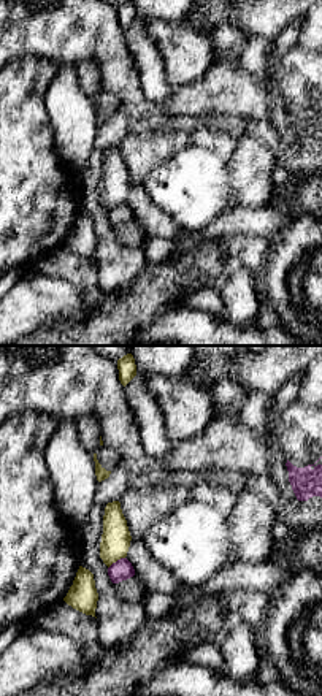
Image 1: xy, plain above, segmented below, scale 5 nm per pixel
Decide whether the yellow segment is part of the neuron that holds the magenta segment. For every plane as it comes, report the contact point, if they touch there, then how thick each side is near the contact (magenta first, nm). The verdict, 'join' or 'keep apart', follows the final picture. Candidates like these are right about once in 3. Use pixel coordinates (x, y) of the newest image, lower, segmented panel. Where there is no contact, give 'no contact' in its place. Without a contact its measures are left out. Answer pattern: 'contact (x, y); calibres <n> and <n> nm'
contact (118, 560); calibres 110 and 150 nm

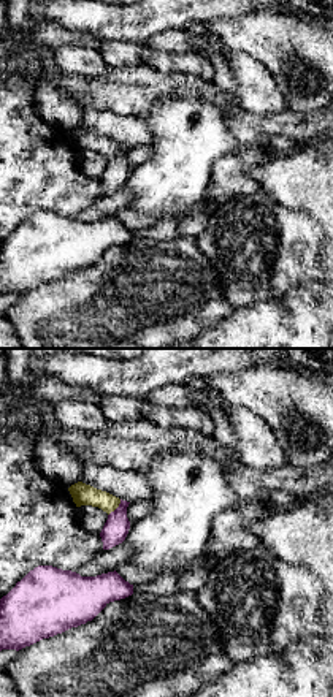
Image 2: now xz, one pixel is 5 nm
contact (118, 507); calibres 130 and 110 nm

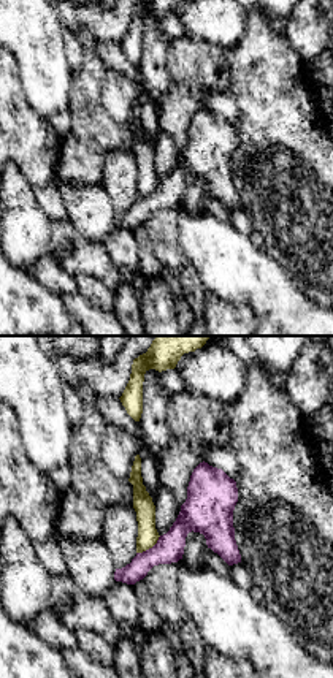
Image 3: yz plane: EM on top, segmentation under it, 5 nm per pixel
contact (149, 548); calibres 140 and 110 nm

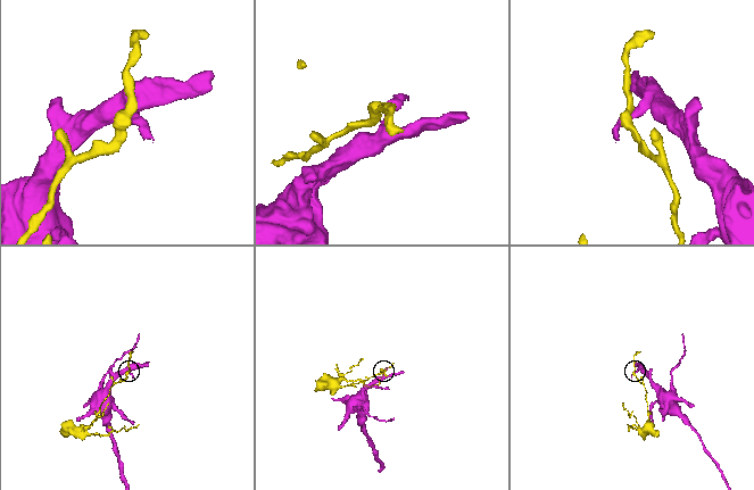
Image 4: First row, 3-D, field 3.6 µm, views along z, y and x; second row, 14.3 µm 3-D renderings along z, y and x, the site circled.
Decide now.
keep apart

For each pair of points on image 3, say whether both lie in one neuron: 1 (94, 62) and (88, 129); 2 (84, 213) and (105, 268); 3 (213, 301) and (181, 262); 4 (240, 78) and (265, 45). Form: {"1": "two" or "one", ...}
{"1": "one", "2": "two", "3": "two", "4": "one"}

